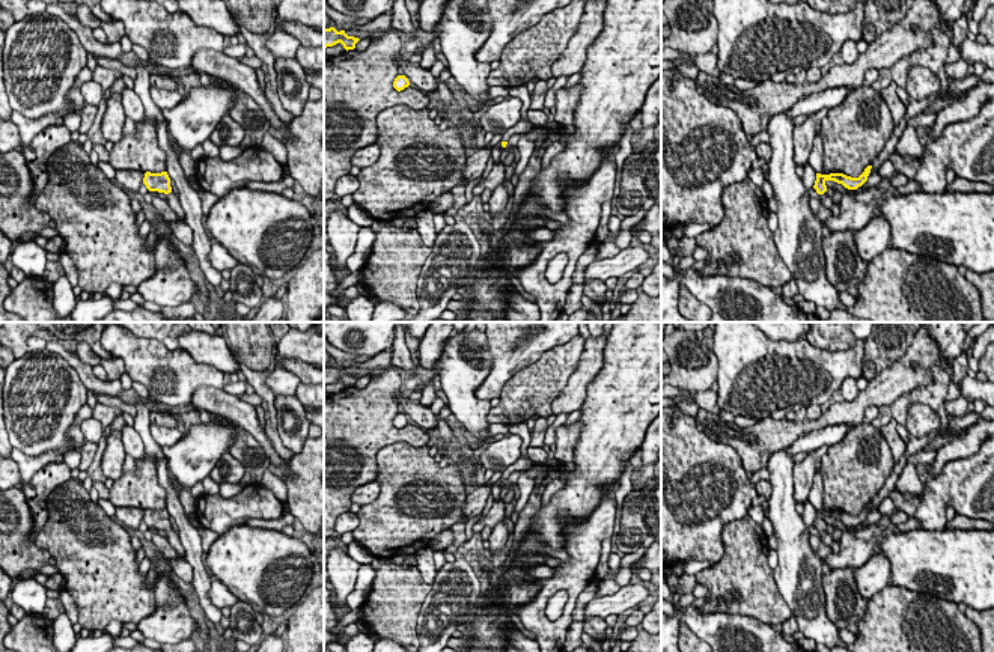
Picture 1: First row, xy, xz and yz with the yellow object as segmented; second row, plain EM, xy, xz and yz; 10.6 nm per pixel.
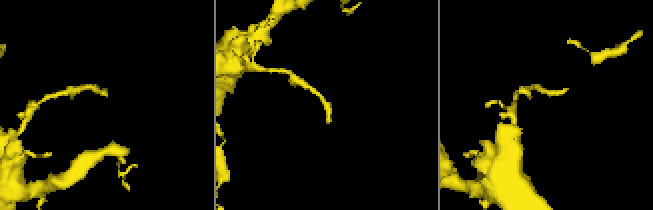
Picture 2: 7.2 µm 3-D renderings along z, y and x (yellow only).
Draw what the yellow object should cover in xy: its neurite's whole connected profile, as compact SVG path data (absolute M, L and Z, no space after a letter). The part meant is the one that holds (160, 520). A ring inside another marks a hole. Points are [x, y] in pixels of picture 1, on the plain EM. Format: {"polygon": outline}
{"polygon": "M146 509L143 515L143 521L149 529L164 530L166 532L164 536L167 538L169 544L176 550L181 559L185 559L185 553L179 541L179 533L172 530L170 515L167 509L161 509L161 510Z"}

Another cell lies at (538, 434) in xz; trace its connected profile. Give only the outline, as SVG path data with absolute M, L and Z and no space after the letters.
M545 417L535 420L533 431L530 432L530 447L545 447L545 432L548 428Z

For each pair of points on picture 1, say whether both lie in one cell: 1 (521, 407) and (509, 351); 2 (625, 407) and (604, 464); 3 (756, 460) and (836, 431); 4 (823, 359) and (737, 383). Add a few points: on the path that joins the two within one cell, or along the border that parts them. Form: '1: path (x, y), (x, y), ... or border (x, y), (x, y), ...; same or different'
1: border (542, 353), (503, 386), (499, 398); different
2: path (615, 420), (604, 450); same
3: border (815, 429), (801, 432), (785, 449); different
4: path (801, 380), (798, 383), (758, 383); same

